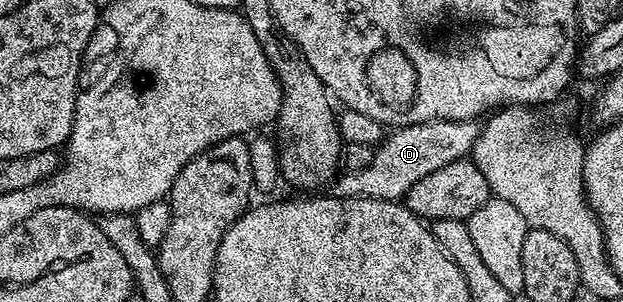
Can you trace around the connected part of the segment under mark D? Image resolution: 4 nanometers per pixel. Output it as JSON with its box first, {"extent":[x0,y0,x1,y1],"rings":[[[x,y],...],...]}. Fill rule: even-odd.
{"extent":[329,120,480,200],"rings":[[[433,120],[430,123],[417,123],[402,125],[390,137],[384,137],[381,143],[374,149],[372,160],[364,170],[355,172],[345,172],[338,175],[329,186],[330,195],[335,197],[375,197],[376,200],[396,200],[402,199],[407,190],[419,182],[420,178],[425,178],[434,170],[439,170],[442,166],[447,166],[453,161],[468,157],[473,150],[474,143],[478,137],[480,125],[471,120]]]}

